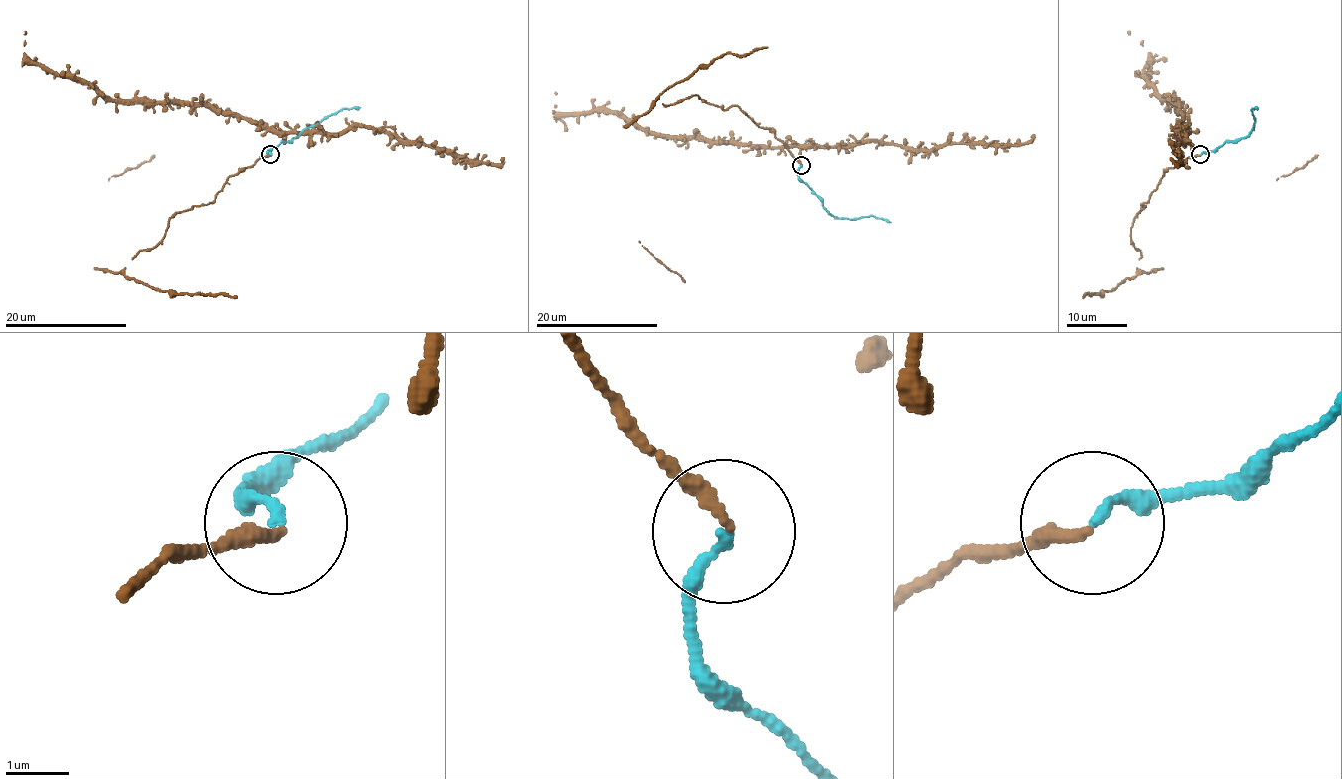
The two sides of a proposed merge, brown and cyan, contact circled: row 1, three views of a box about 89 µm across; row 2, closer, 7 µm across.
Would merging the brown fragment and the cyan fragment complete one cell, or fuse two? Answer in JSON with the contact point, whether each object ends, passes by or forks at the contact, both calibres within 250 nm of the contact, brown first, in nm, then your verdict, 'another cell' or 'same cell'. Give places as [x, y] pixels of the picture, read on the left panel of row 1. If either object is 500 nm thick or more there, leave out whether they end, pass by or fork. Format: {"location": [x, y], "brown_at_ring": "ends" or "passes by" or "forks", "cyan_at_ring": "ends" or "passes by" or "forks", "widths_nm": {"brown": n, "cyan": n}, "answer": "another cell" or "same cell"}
{"location": [270, 154], "brown_at_ring": "ends", "cyan_at_ring": "ends", "widths_nm": {"brown": 200, "cyan": 160}, "answer": "same cell"}

